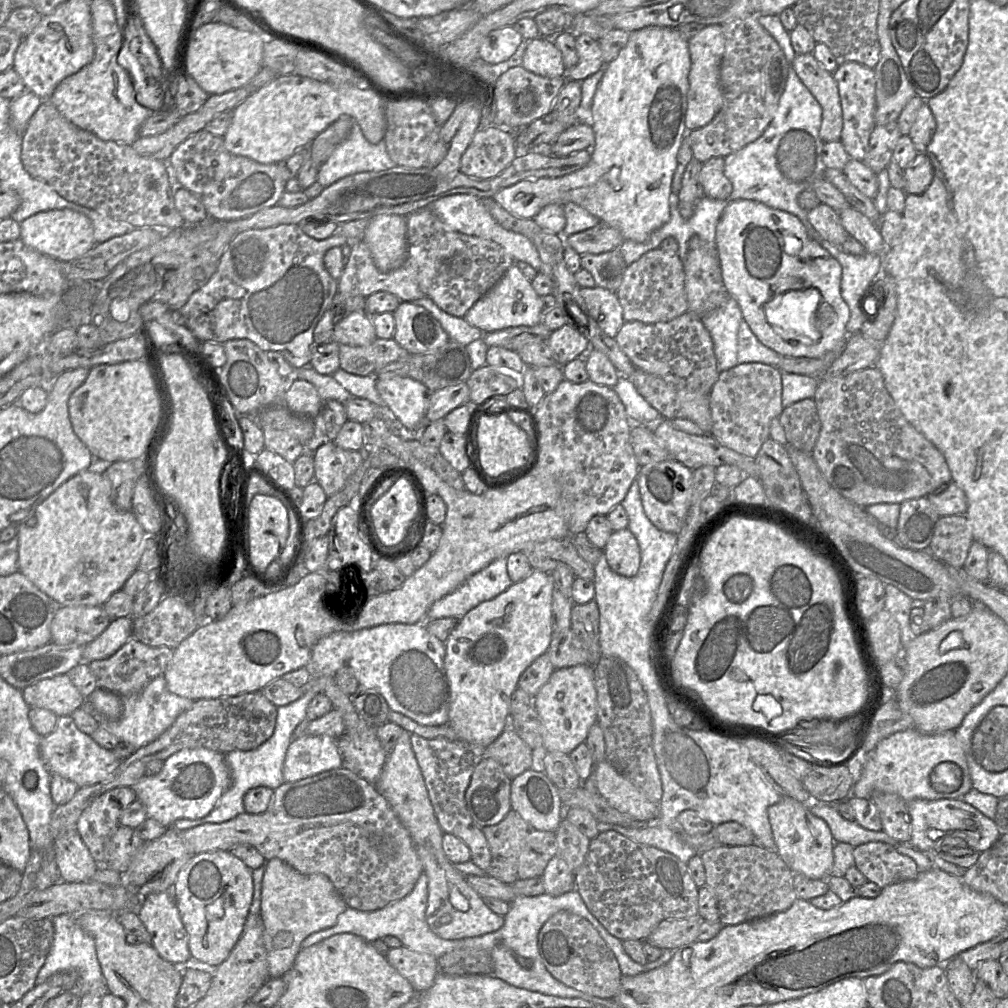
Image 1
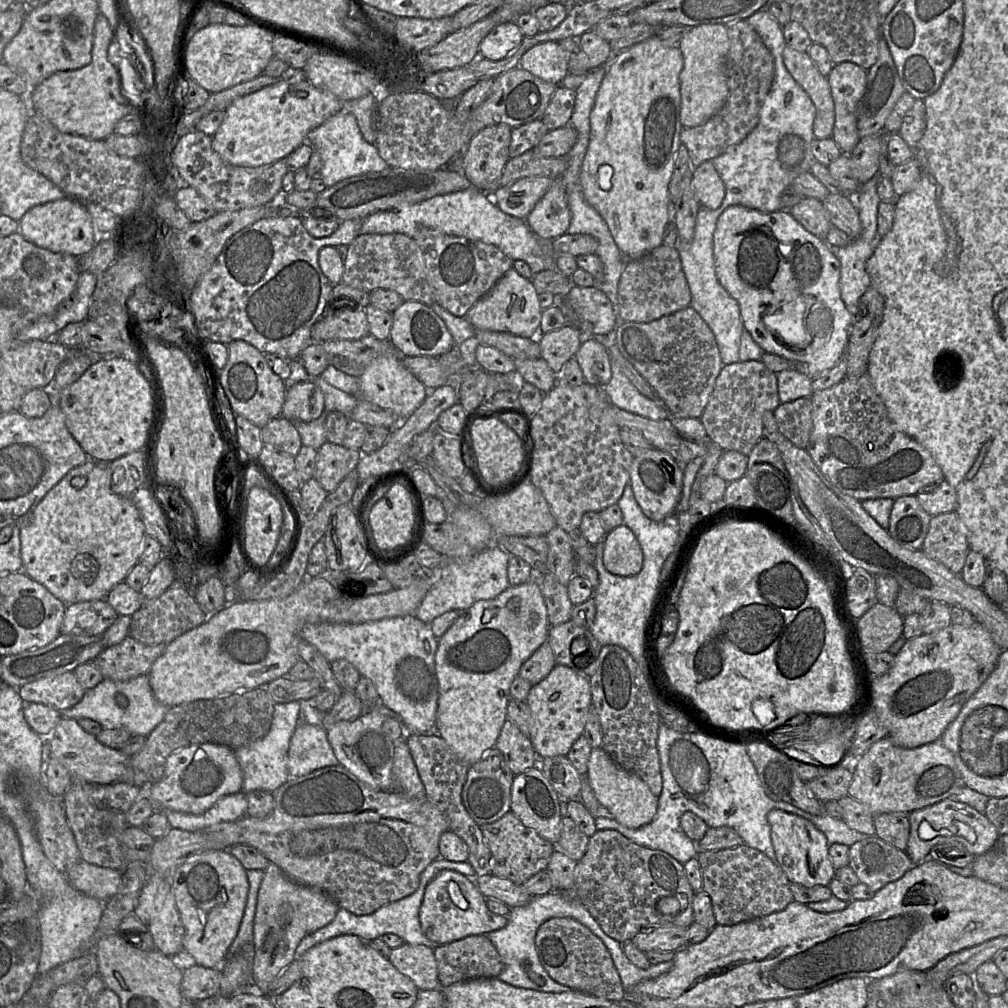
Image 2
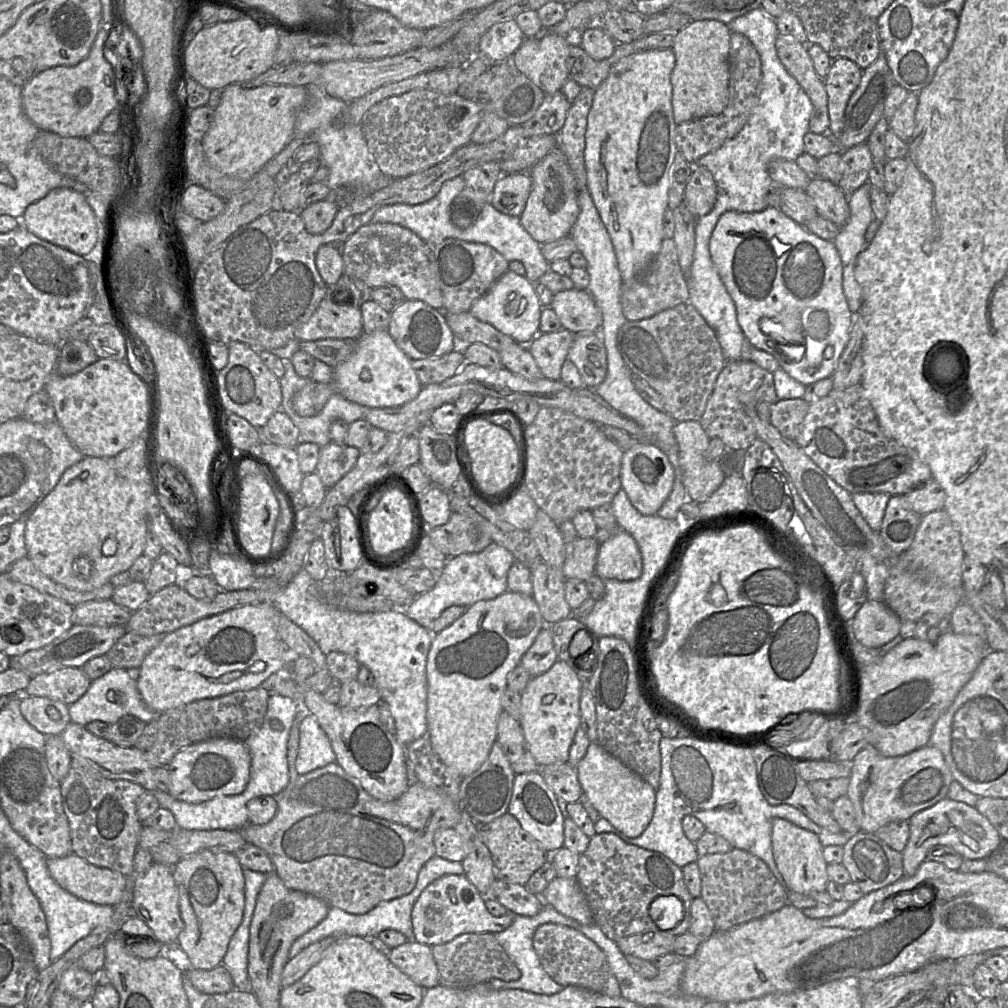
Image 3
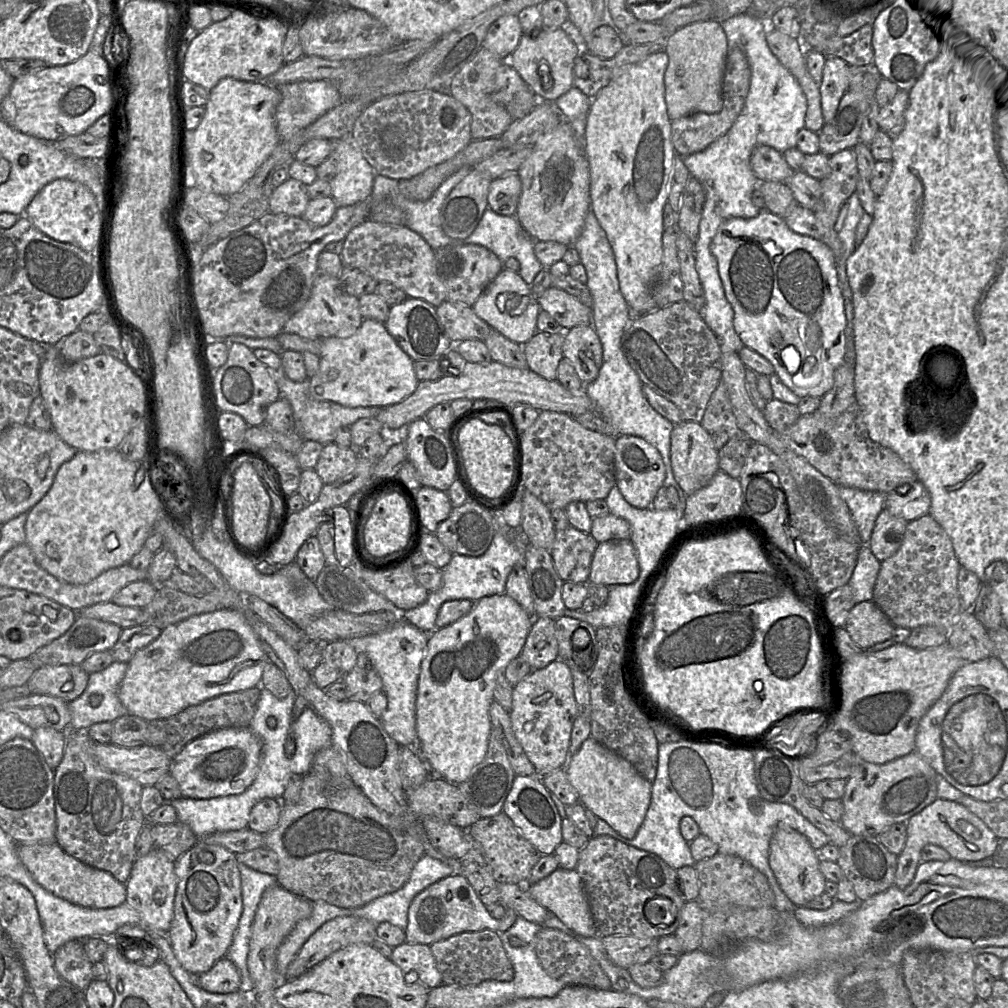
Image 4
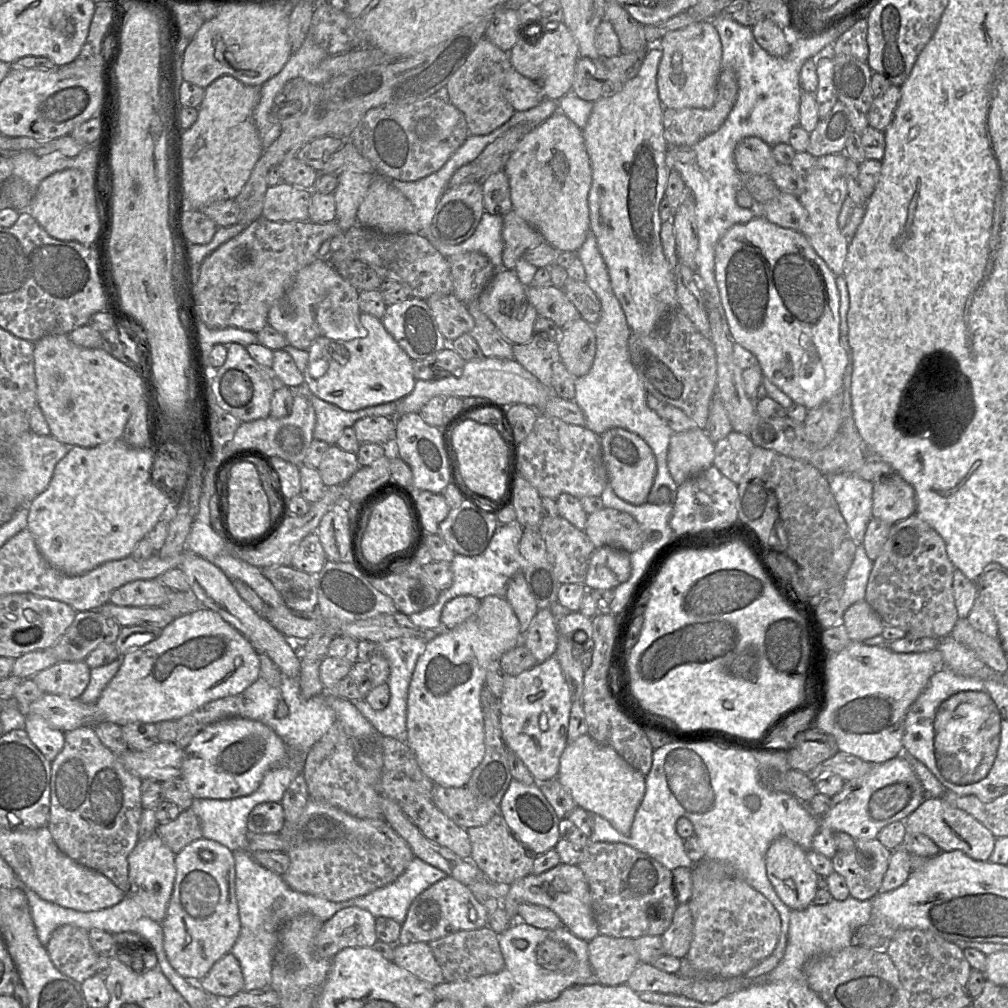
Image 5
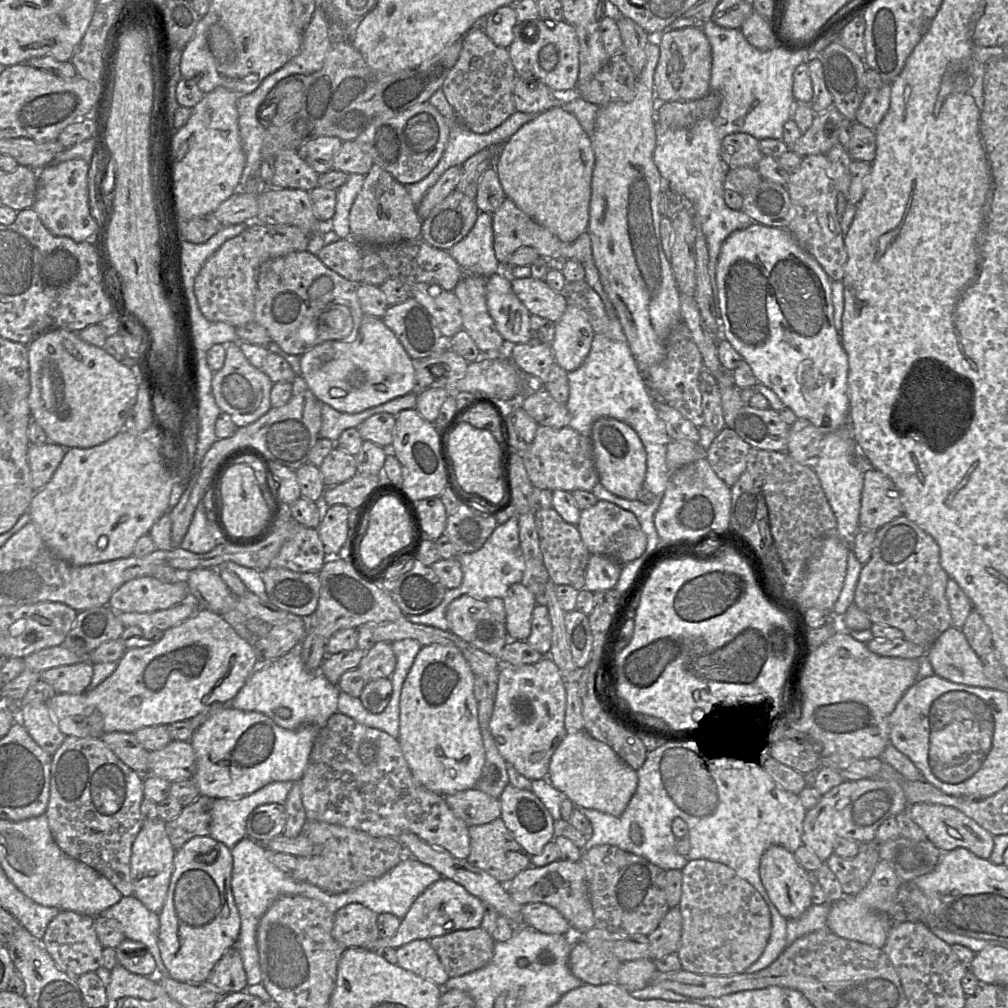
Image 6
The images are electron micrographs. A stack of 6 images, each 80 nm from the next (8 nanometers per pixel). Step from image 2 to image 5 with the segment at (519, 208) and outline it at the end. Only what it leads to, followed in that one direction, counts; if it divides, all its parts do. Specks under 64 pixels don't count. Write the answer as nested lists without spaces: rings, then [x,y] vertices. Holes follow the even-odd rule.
[[[504,171],[491,174],[482,183],[484,211],[492,215],[504,216],[513,210],[510,187]]]

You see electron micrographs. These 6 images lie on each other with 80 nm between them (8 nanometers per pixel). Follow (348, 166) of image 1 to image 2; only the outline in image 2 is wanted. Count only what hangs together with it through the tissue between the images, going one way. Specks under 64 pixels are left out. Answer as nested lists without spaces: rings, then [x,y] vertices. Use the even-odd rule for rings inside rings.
[[[349,110],[339,111],[311,130],[307,135],[307,142],[321,156],[320,177],[326,187],[331,187],[354,176],[381,172],[388,168],[387,163],[380,157],[375,145],[368,143],[363,138],[356,117]]]

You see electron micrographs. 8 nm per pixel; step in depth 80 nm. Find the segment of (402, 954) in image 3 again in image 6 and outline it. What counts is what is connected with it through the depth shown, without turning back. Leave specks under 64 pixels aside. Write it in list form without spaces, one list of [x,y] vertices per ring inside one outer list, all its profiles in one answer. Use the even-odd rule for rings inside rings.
[[[427,939],[413,940],[396,949],[397,965],[442,987],[450,978]]]

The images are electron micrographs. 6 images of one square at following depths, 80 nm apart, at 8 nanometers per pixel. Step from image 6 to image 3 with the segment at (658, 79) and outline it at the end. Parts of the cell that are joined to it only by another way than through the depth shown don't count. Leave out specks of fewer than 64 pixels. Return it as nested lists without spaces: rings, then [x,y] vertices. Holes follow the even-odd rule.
[[[718,20],[691,21],[674,34],[675,66],[671,73],[675,123],[720,114],[728,102],[731,31]]]

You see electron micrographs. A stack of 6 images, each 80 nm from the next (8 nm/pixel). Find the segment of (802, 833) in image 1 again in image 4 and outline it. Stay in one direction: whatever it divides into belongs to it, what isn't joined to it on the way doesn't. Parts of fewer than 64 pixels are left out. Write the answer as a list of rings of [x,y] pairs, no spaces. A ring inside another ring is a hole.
[[[778,825],[770,841],[769,865],[781,890],[796,907],[806,906],[825,891],[826,879],[819,862],[819,853],[806,836],[786,825]]]

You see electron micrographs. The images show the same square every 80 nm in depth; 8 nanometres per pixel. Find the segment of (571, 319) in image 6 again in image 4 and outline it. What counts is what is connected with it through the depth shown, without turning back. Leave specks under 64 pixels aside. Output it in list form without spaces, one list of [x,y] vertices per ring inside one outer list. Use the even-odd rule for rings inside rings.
[[[591,324],[578,325],[564,331],[562,352],[584,386],[597,378],[603,364],[603,348]]]

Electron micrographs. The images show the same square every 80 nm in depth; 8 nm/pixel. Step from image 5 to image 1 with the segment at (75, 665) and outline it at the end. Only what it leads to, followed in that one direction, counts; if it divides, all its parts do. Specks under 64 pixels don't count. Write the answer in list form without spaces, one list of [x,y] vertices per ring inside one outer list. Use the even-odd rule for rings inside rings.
[[[66,674],[41,680],[21,691],[31,708],[48,709],[59,717],[71,715],[85,702],[85,698]]]

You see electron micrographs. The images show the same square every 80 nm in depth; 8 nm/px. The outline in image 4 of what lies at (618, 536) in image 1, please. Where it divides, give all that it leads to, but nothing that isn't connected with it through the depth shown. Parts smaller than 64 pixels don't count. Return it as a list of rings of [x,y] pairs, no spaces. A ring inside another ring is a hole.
[[[631,539],[598,544],[591,562],[589,582],[605,586],[631,584],[638,576],[637,552]]]

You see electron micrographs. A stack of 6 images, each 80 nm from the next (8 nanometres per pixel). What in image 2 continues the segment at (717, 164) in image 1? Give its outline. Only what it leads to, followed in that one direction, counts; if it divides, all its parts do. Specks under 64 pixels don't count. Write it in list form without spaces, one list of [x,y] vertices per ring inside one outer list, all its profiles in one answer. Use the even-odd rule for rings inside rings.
[[[711,160],[693,169],[691,186],[701,207],[714,210],[721,205],[725,185]]]

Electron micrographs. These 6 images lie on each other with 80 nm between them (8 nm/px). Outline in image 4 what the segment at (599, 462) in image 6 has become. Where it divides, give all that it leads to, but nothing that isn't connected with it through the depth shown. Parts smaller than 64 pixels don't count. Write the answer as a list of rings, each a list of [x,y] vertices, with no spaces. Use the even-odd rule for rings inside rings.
[[[619,435],[615,437],[615,485],[625,500],[638,509],[650,508],[666,477],[666,468],[659,451],[644,439]]]

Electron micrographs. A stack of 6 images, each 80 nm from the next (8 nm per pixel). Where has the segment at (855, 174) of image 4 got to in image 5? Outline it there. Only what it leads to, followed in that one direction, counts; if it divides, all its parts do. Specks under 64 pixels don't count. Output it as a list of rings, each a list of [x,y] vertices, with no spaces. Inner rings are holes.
[[[845,153],[828,154],[816,158],[811,169],[804,175],[805,190],[798,197],[808,216],[799,232],[807,238],[815,252],[825,261],[835,276],[843,275],[849,245],[847,237],[838,226],[840,210],[848,196],[845,180],[846,161]]]

